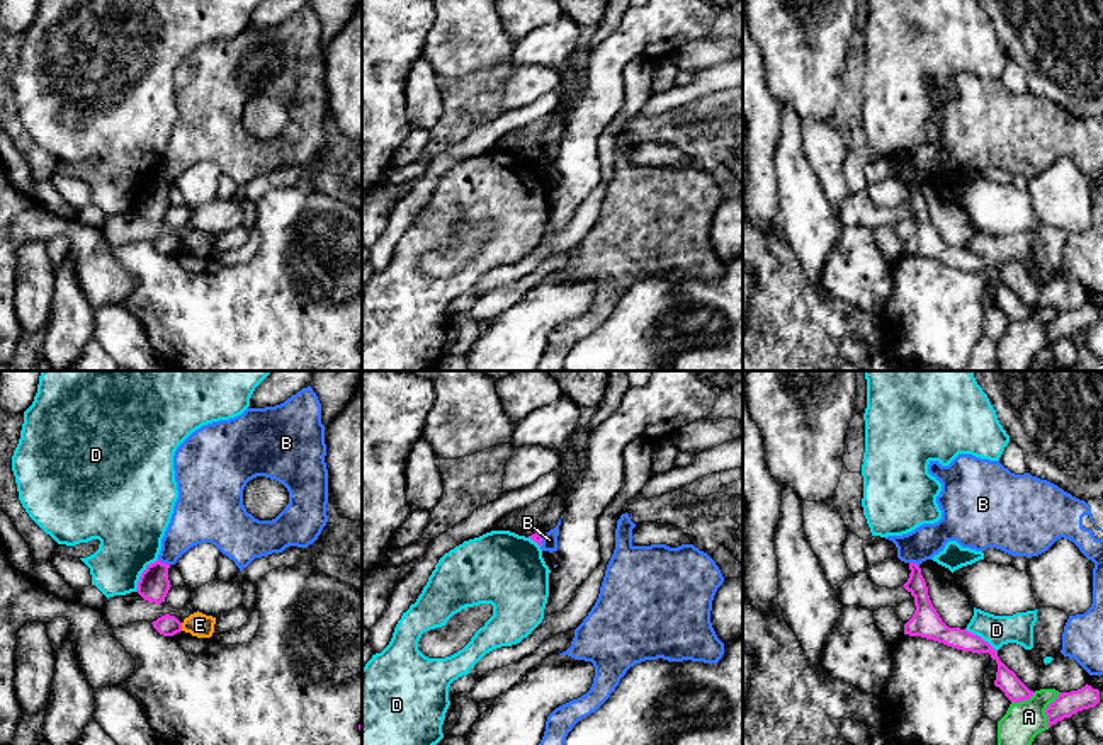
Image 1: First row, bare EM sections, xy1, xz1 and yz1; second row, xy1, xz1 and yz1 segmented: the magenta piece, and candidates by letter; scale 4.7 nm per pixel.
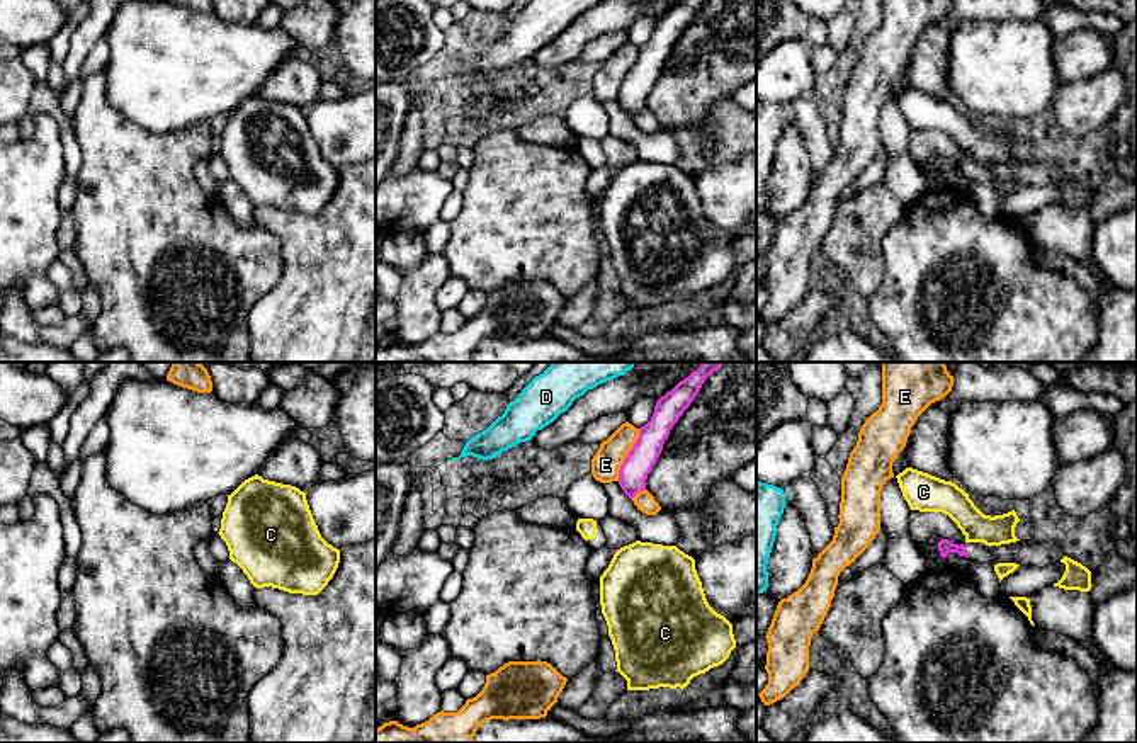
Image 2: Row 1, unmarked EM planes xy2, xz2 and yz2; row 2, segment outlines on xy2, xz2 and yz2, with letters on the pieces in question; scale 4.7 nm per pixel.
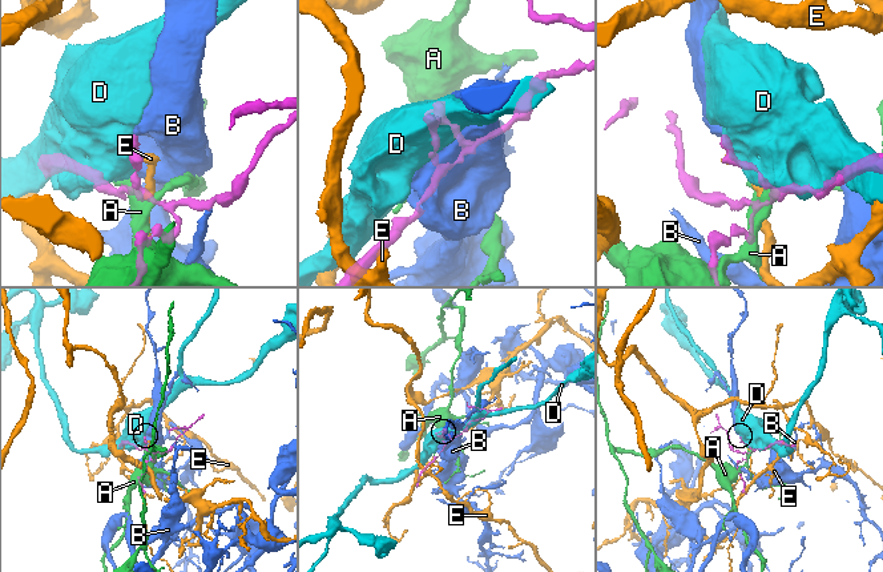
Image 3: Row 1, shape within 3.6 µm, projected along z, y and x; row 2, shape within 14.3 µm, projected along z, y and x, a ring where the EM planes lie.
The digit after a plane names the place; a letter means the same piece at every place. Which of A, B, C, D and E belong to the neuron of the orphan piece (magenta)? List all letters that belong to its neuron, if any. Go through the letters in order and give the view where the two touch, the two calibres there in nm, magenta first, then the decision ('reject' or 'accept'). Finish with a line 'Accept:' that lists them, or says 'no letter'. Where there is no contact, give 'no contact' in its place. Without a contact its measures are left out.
A: yz1 | 120/180 nm | reject
B: xy1 | 150/220 nm | reject
C: no contact | reject
D: xy1 | 150/340 nm | reject
E: xz2 | 140/140 nm | reject
Accept: no letter

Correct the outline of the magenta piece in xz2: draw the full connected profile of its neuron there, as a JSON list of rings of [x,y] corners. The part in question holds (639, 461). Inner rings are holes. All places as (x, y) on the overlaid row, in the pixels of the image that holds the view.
[[[702,362],[697,371],[656,401],[651,420],[639,428],[639,437],[619,471],[619,485],[631,500],[646,490],[648,474],[656,464],[670,430],[695,400],[705,379],[722,364]]]

